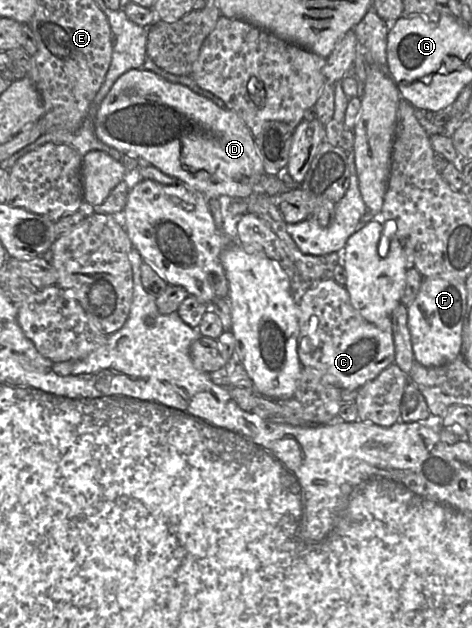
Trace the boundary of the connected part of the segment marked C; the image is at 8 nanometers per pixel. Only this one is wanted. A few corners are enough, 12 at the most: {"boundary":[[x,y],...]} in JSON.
{"boundary":[[335,280],[299,301],[298,357],[341,390],[394,364]]}

